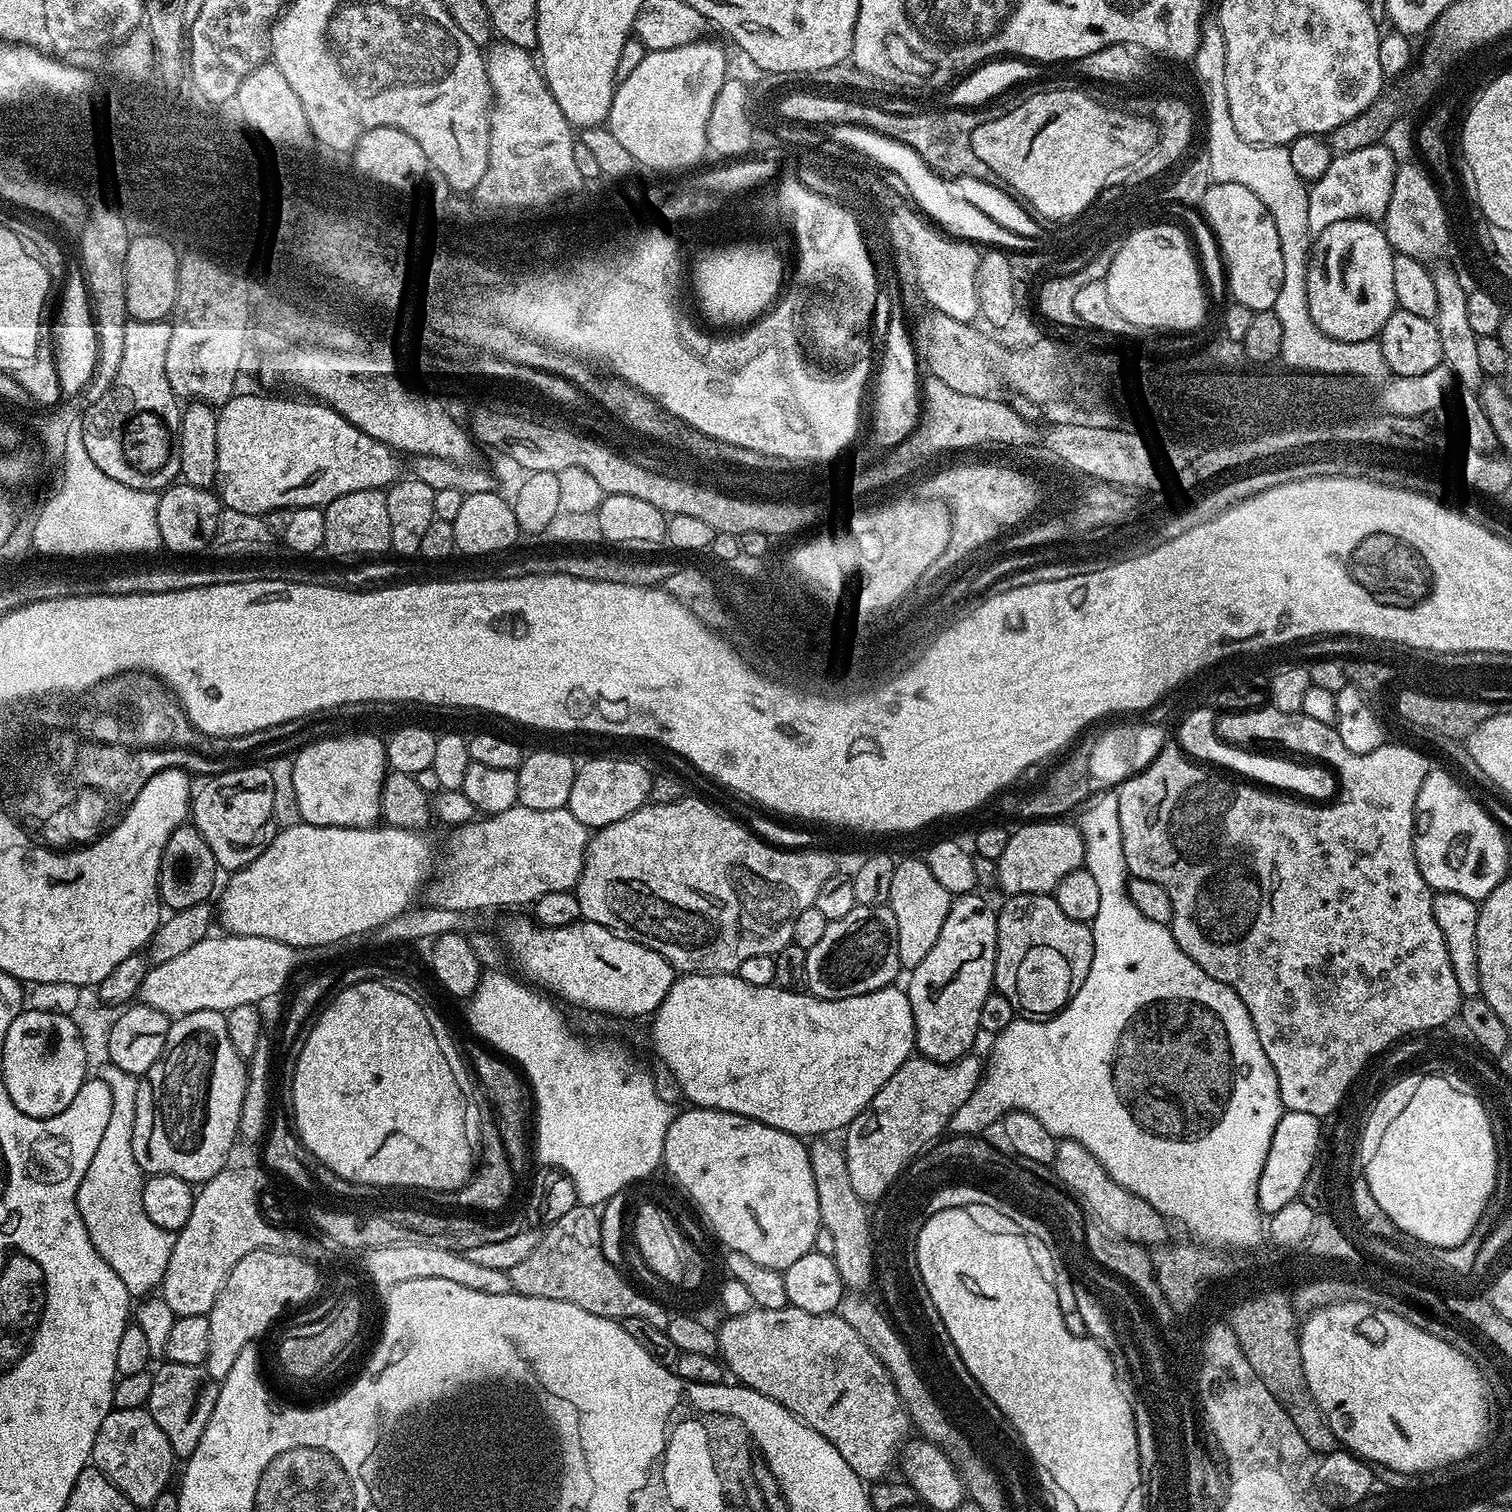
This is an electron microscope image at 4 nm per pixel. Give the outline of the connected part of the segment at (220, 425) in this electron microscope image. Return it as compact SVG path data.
M255 391L233 394L224 404L219 405L217 416L217 474L214 483L214 491L220 498L221 505L225 509L238 510L239 513L258 515L267 517L269 512L282 510L283 508L319 508L334 502L334 498L342 498L342 494L350 494L354 490L374 490L375 488L384 490L401 479L400 472L401 457L395 448L386 446L370 434L358 430L342 414L338 414L328 405L319 402L309 402L304 400L283 400L280 396L258 396Z

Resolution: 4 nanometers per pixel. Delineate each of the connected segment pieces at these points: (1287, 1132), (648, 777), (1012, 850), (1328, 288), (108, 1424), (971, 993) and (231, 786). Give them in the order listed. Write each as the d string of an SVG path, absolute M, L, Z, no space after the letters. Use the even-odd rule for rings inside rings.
M1285 1111L1278 1126L1274 1126L1274 1138L1270 1138L1266 1166L1262 1166L1262 1174L1260 1175L1261 1213L1277 1212L1282 1210L1282 1206L1298 1199L1310 1170L1316 1165L1316 1155L1320 1153L1321 1127L1321 1117L1290 1111Z
M596 756L577 767L574 786L570 786L568 812L574 814L574 818L578 818L578 822L582 822L590 830L610 826L634 814L634 810L638 810L643 804L649 803L653 777L653 773L648 773L636 760L619 760L616 756Z
M1063 819L1038 820L1024 822L1017 832L1013 831L1006 842L1006 850L996 859L997 882L999 891L1004 891L1008 896L1018 894L1052 894L1055 893L1058 882L1066 878L1074 870L1084 867L1084 835L1075 823L1064 824Z
M1361 218L1334 222L1334 226L1326 226L1326 230L1322 230L1322 234L1315 237L1308 258L1308 281L1306 282L1310 316L1318 330L1340 342L1377 339L1382 326L1386 326L1386 318L1390 318L1390 314L1397 311L1394 294L1396 255L1387 240L1385 229L1379 223Z
M147 1407L134 1410L113 1408L110 1414L106 1414L106 1422L102 1422L98 1429L98 1438L94 1438L90 1460L138 1510L148 1510L154 1500L166 1491L174 1463L170 1442L166 1442L166 1434L162 1434Z
M969 894L967 896L957 896L953 899L950 906L950 914L946 918L946 922L942 922L942 934L938 934L938 942L934 942L934 946L930 950L930 954L926 954L926 958L922 958L922 962L918 962L916 968L911 969L912 976L906 983L906 991L910 998L910 1010L914 1014L914 1030L916 1031L916 1047L915 1051L919 1053L923 1059L933 1060L939 1064L949 1064L958 1058L969 1055L973 1051L972 1043L975 1042L976 1036L981 1035L980 1023L978 1022L978 1014L982 1010L982 1002L986 1002L986 998L994 991L994 981L996 979L996 913L995 907L991 908L982 897L977 894Z
M267 766L243 768L209 775L195 785L192 793L190 820L206 838L206 846L214 850L214 858L225 873L239 872L254 858L261 856L276 837L274 818L274 782Z

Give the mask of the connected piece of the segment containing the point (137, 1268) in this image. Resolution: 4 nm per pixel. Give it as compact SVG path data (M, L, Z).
M112 1063L105 1065L98 1076L106 1082L106 1086L110 1086L110 1123L106 1126L106 1134L102 1134L102 1142L98 1142L98 1150L94 1150L94 1158L78 1186L76 1205L90 1234L90 1242L98 1250L100 1257L118 1274L130 1296L142 1298L153 1293L164 1280L176 1235L150 1222L142 1206L146 1176L134 1158L132 1145L136 1107L142 1099L141 1081L126 1074L126 1070L118 1070L118 1066Z

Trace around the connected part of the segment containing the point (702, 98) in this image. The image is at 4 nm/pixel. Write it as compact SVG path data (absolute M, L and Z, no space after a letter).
M711 39L695 40L693 44L678 46L674 50L658 50L657 52L648 52L642 58L642 62L630 74L630 78L619 81L616 86L616 93L612 95L612 105L610 114L606 121L608 131L618 138L618 142L632 156L637 165L645 164L648 168L657 168L660 172L676 172L679 168L692 168L708 152L708 139L706 138L706 122L710 122L710 110L714 106L714 98L718 98L718 90L722 90L724 81L729 79L728 56L716 44L711 44Z

